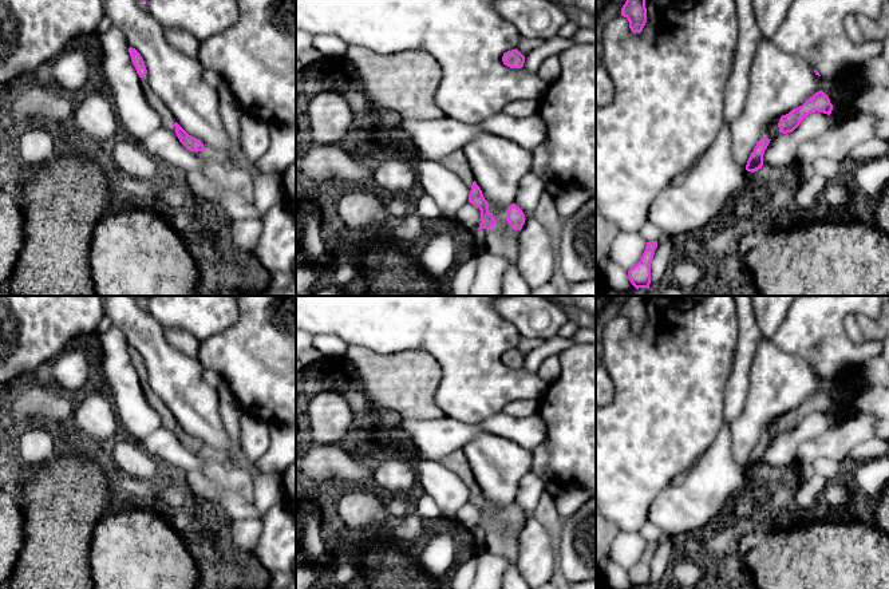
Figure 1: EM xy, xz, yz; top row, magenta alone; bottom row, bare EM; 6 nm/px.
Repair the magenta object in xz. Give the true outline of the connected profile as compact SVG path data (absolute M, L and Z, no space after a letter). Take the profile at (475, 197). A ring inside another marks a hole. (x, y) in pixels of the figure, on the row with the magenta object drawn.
M463 149L454 151L451 155L446 157L439 163L443 165L451 173L457 174L470 190L469 202L481 210L482 222L479 224L478 230L491 229L497 224L497 220L489 212L489 203L485 199L481 187L475 182Z

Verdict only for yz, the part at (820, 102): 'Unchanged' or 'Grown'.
Grown

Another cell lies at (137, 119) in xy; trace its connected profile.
M111 25L98 37L103 54L103 84L100 88L108 94L112 102L123 135L139 141L163 129L161 116L145 98L125 33L118 27Z

